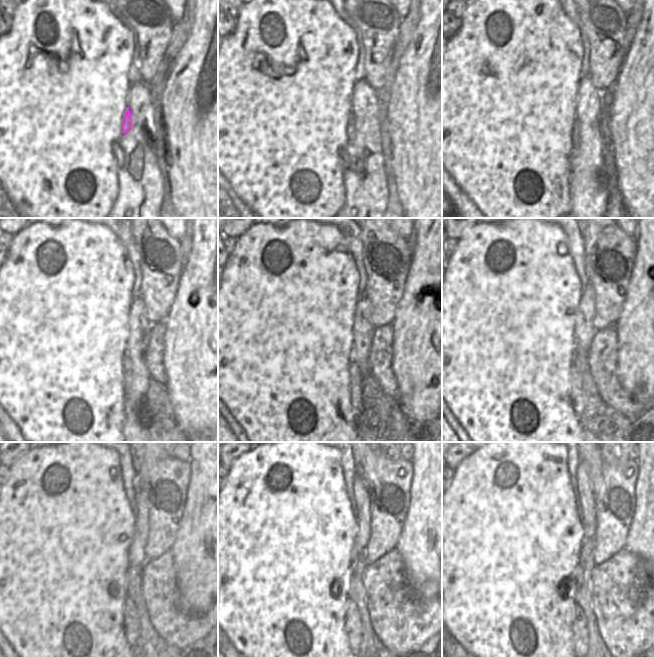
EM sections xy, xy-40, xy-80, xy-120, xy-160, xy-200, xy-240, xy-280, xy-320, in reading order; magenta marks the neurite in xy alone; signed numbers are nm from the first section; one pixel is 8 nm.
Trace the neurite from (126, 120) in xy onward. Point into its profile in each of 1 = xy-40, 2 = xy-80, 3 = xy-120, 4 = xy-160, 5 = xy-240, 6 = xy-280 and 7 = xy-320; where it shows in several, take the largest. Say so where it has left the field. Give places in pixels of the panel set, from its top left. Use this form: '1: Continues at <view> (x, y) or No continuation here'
1: Continues at xy-40 (350, 124)
2: Continues at xy-80 (575, 128)
3: Continues at xy-120 (127, 370)
4: Continues at xy-160 (355, 379)
5: Continues at xy-240 (130, 617)
6: Continues at xy-280 (353, 626)
7: Continues at xy-320 (579, 625)

